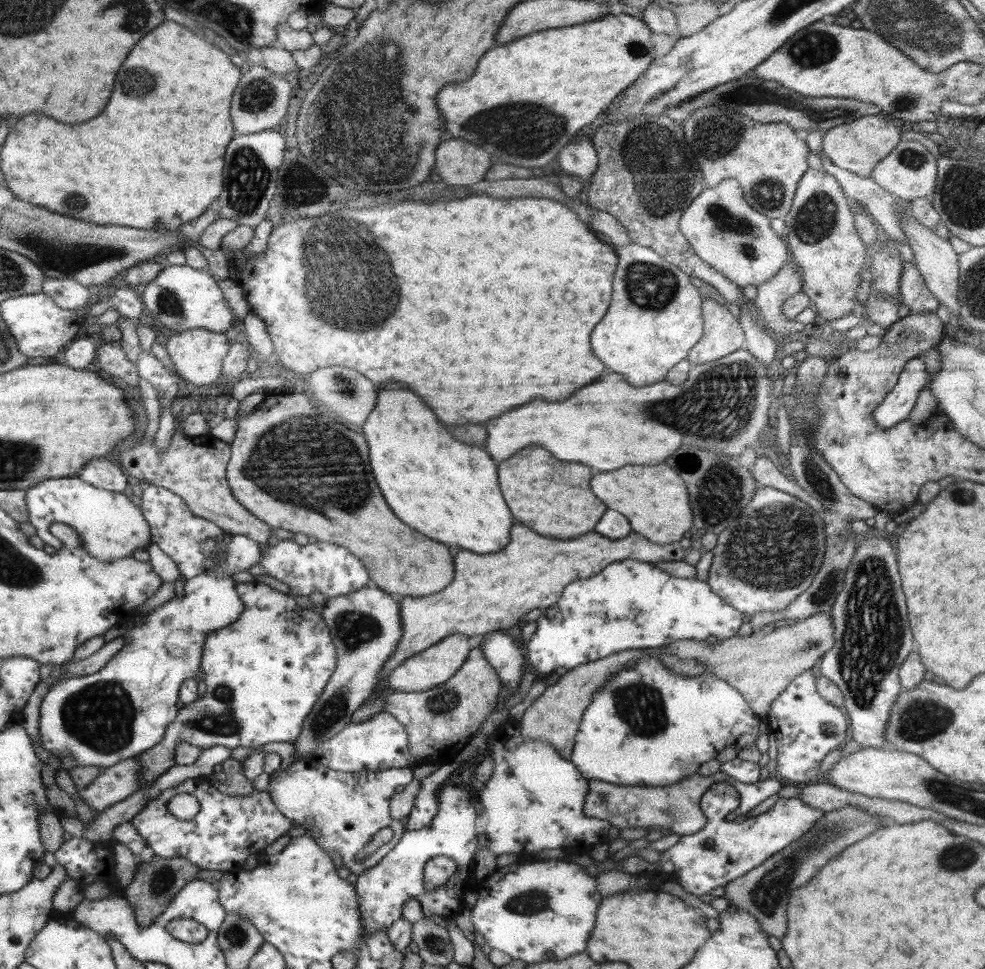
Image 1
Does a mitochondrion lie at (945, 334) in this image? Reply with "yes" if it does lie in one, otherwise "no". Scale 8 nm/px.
no

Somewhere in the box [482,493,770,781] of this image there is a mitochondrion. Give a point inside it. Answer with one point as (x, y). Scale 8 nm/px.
(640, 707)

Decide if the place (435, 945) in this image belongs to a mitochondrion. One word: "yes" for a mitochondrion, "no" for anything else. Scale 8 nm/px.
yes

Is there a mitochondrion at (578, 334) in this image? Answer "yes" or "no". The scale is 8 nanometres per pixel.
no

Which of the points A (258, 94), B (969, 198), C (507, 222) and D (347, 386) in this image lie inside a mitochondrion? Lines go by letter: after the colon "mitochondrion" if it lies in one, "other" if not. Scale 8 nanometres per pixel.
A: mitochondrion
B: mitochondrion
C: other
D: mitochondrion

